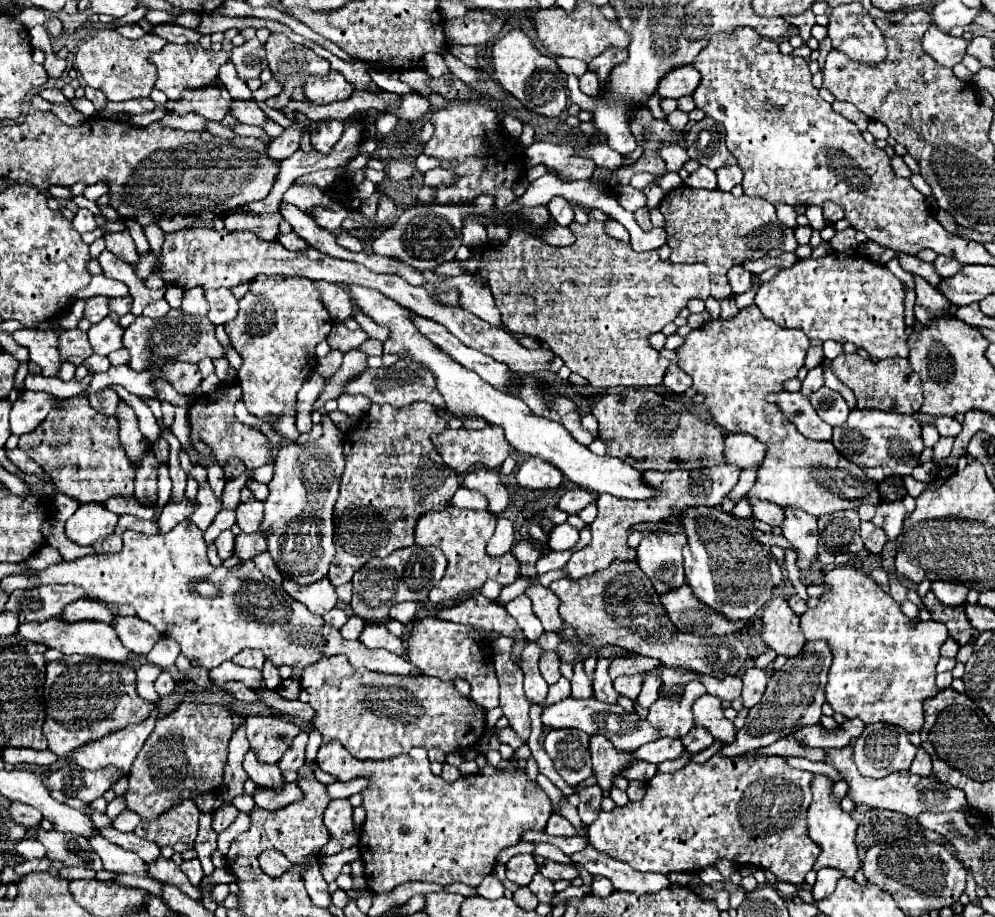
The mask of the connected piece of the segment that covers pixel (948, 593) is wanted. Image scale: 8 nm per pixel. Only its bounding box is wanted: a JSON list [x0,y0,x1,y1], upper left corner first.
[931,581,967,605]

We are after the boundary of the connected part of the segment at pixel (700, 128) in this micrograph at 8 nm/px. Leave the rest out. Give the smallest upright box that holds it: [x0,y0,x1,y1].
[683,117,737,171]

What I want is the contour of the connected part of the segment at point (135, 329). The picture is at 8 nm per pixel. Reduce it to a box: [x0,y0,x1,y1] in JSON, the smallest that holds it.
[123,311,223,371]

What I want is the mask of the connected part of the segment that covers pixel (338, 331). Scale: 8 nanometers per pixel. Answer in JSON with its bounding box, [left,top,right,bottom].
[327,323,369,353]

